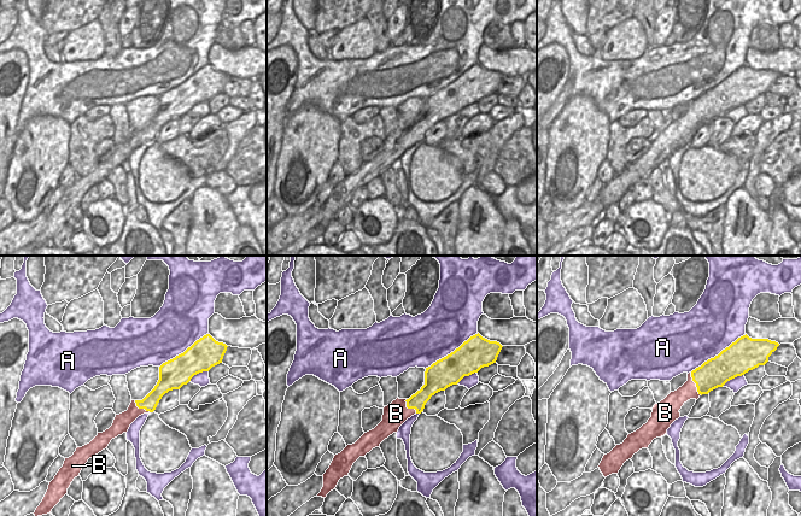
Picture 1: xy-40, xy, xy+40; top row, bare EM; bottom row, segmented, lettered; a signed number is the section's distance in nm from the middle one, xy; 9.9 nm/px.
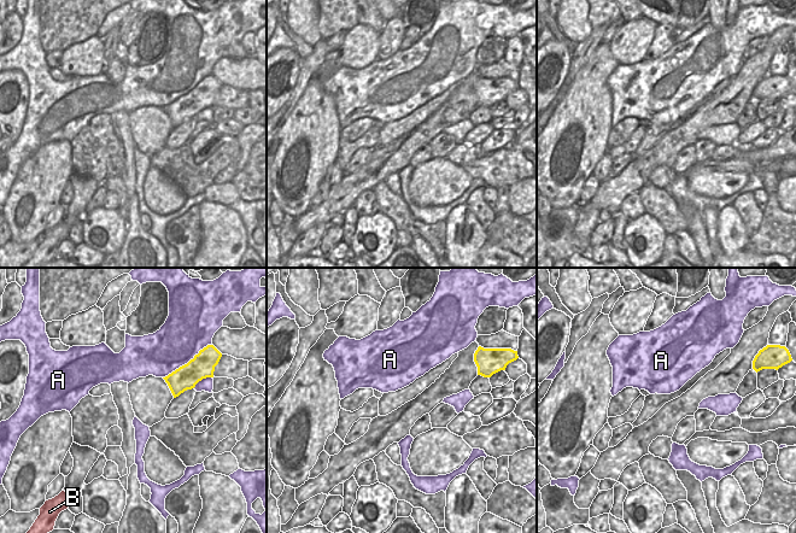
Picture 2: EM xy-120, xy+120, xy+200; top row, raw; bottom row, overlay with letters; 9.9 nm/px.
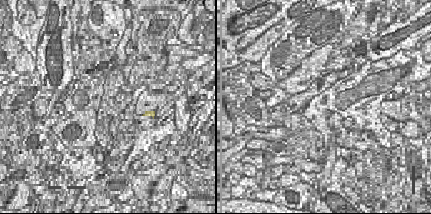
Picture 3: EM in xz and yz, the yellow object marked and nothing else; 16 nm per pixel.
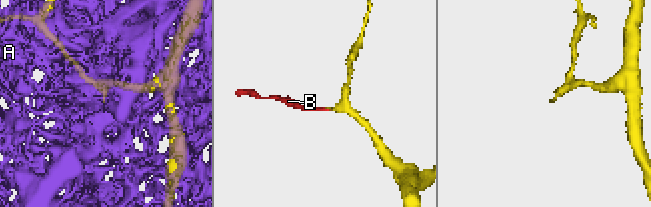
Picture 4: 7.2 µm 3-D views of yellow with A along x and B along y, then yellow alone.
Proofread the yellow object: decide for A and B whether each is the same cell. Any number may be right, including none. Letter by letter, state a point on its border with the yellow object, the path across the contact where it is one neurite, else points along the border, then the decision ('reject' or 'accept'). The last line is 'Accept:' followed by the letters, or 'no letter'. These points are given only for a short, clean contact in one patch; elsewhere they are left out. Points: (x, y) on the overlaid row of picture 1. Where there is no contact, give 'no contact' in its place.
A: meets yellow in xy+40 at (719, 353); reject
B: meets yellow in xy+40 at (695, 382); runs through xy+40 (714, 373), (695, 382), (688, 391); accept
Accept: B

